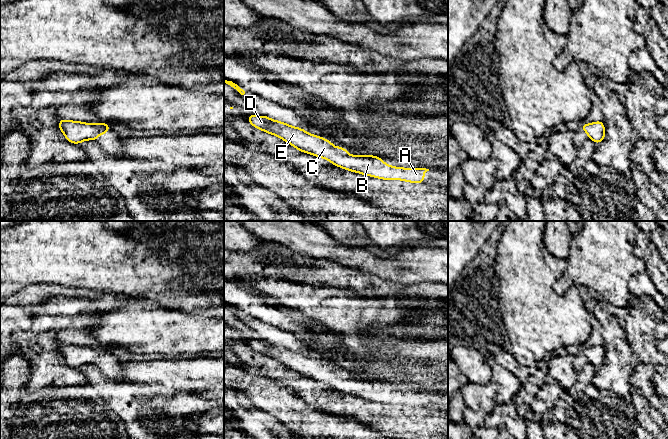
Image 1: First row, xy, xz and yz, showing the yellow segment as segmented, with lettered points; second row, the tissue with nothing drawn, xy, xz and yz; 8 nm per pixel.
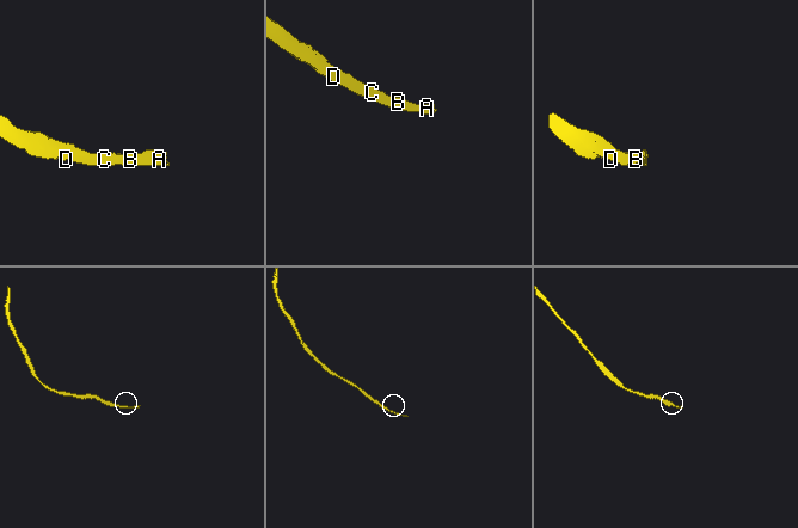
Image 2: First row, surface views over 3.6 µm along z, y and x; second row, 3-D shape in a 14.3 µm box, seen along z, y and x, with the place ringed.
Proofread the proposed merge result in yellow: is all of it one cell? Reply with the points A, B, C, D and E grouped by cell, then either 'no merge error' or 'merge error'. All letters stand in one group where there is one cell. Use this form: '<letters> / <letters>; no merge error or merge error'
A B C D E; no merge error

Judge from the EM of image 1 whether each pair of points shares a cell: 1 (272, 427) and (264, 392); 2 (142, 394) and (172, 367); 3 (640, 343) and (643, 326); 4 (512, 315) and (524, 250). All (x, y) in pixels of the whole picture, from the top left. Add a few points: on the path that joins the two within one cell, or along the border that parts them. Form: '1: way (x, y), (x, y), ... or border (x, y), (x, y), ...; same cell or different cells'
1: border (250, 401), (255, 407), (274, 416), (288, 428); different cells
2: border (129, 383), (161, 384), (175, 389); different cells
3: way (640, 339), (640, 330); same cell
4: way (524, 299), (524, 266); same cell

